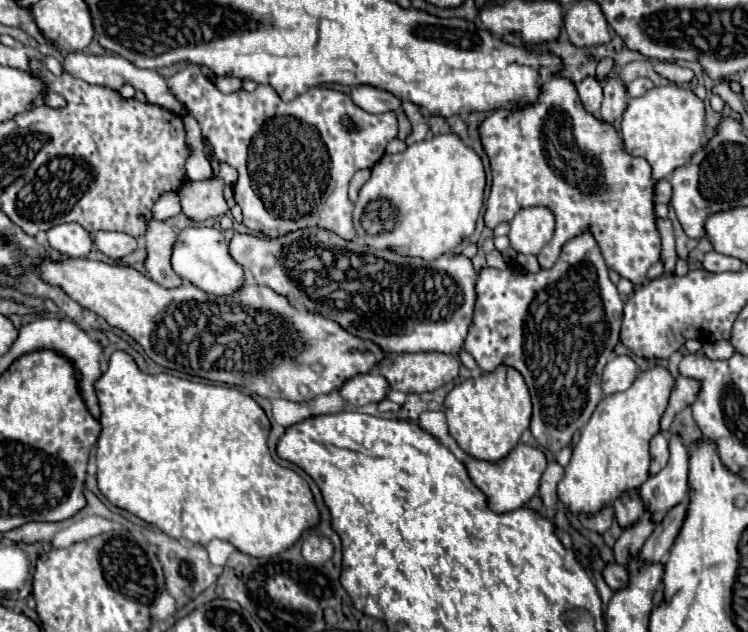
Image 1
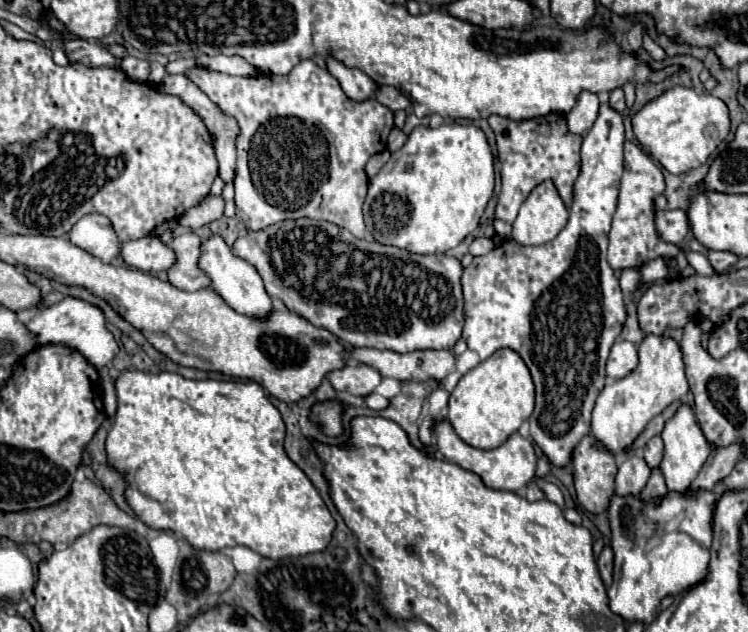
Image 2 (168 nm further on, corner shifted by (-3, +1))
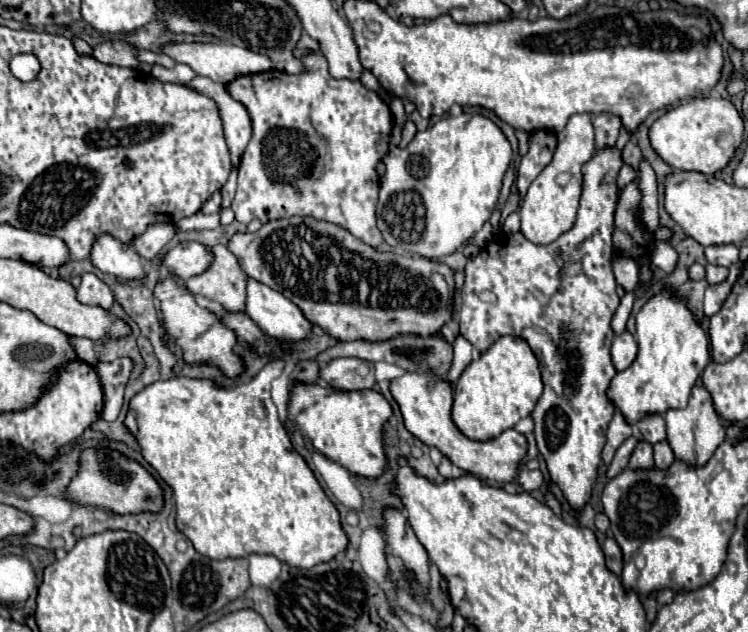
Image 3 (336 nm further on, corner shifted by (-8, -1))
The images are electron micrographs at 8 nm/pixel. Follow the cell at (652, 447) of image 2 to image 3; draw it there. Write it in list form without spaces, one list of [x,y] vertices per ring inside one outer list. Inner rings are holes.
[[[648,415],[648,419],[642,419],[636,427],[638,427],[642,439],[648,441],[650,445],[666,441],[666,429],[664,429],[664,417],[662,415]]]

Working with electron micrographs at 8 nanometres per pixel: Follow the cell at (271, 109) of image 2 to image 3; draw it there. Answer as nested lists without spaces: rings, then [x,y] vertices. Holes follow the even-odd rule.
[[[306,53],[302,55],[302,63],[304,63],[304,69],[302,73],[298,75],[288,75],[288,73],[282,73],[282,71],[266,71],[266,73],[260,73],[260,75],[244,75],[244,77],[238,77],[234,81],[228,83],[228,93],[232,99],[236,99],[238,103],[242,103],[252,119],[252,139],[242,155],[242,161],[240,161],[240,167],[238,167],[238,189],[236,189],[236,197],[232,201],[232,211],[236,213],[236,221],[248,225],[250,221],[258,219],[260,223],[268,223],[268,221],[274,221],[274,219],[284,219],[284,217],[294,217],[294,215],[300,215],[300,217],[314,217],[314,219],[322,219],[322,221],[332,221],[336,225],[342,225],[344,229],[348,229],[354,237],[362,239],[364,243],[372,245],[372,247],[378,247],[382,243],[382,235],[376,227],[376,199],[378,199],[378,175],[376,175],[376,165],[380,163],[380,159],[388,153],[388,143],[390,143],[390,133],[392,133],[392,113],[390,113],[390,107],[386,101],[380,99],[380,95],[376,95],[374,91],[368,91],[360,81],[350,81],[350,79],[332,79],[330,73],[328,73],[328,63],[324,59],[322,53]],[[310,107],[310,119],[312,119],[312,127],[316,127],[316,131],[320,131],[320,135],[324,135],[324,139],[328,139],[328,155],[326,153],[318,153],[316,145],[312,145],[308,141],[308,133],[304,129],[300,129],[298,125],[294,125],[294,121],[300,121],[300,115],[298,111]]]

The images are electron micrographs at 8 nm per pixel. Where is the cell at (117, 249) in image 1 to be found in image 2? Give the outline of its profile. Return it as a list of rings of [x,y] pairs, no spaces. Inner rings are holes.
[[[143,237],[125,243],[121,247],[121,257],[127,265],[145,273],[169,271],[171,265],[175,265],[175,251],[159,237]]]

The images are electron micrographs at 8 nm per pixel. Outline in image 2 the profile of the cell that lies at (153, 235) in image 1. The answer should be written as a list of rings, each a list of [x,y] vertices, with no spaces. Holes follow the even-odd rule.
[[[185,233],[171,239],[171,247],[177,255],[177,263],[167,271],[169,283],[183,291],[199,291],[211,287],[211,279],[199,269],[199,249],[203,239],[195,233]]]

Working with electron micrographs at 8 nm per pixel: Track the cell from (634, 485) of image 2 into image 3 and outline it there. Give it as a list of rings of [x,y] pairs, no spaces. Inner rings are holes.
[[[640,441],[636,451],[632,453],[630,457],[630,469],[634,471],[646,471],[646,469],[652,469],[654,467],[654,459],[652,459],[652,445],[650,443],[644,443]]]

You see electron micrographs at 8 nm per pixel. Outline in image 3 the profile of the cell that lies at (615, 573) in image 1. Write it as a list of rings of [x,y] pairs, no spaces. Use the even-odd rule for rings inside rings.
[[[608,537],[602,545],[602,551],[604,551],[604,557],[606,557],[606,567],[614,575],[620,575],[620,571],[622,571],[622,551],[620,551],[618,543],[612,537]]]

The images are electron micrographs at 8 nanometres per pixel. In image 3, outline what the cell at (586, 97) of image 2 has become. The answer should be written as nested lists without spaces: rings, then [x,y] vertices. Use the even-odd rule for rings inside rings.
[[[590,113],[572,115],[568,125],[558,133],[558,147],[554,151],[554,159],[534,179],[518,211],[522,221],[522,233],[528,241],[538,245],[548,245],[556,241],[562,233],[572,229],[578,213],[578,199],[582,193],[580,169],[594,151],[596,151],[596,139],[594,139],[592,115]]]

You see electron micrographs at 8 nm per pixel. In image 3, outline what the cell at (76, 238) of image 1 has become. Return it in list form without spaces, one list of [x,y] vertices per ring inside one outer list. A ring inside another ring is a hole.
[[[100,233],[94,239],[88,259],[96,269],[110,273],[122,281],[132,281],[132,279],[144,277],[142,257],[128,245],[120,243],[110,233]]]

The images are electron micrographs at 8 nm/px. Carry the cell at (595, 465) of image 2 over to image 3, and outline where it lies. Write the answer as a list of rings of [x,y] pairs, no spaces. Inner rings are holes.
[[[614,413],[610,425],[608,425],[608,433],[606,433],[606,445],[602,451],[602,461],[608,465],[614,459],[616,449],[622,445],[624,439],[628,439],[634,433],[634,429],[624,421],[624,417],[620,413]]]

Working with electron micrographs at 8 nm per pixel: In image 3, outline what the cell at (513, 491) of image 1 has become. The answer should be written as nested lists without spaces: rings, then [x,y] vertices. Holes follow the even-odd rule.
[[[408,371],[408,373],[404,373],[402,377],[394,379],[392,385],[390,385],[390,391],[392,391],[394,399],[396,399],[398,405],[400,405],[400,411],[402,411],[406,429],[408,429],[414,437],[418,437],[420,441],[424,441],[426,445],[434,445],[434,447],[436,447],[442,455],[446,455],[456,467],[460,467],[460,469],[464,469],[464,471],[468,471],[468,473],[474,473],[474,475],[478,475],[478,477],[482,477],[482,479],[490,479],[490,481],[496,481],[496,483],[512,483],[512,481],[518,477],[518,467],[522,465],[522,461],[524,461],[524,457],[526,457],[526,453],[528,453],[528,441],[526,441],[526,437],[524,437],[522,433],[514,431],[514,429],[508,429],[508,431],[504,431],[500,437],[496,437],[496,439],[492,439],[492,441],[472,441],[472,439],[468,439],[466,435],[462,435],[462,433],[458,431],[458,427],[454,425],[452,415],[450,415],[450,413],[452,413],[452,385],[446,383],[446,381],[440,381],[434,389],[428,389],[428,387],[426,387],[428,377],[430,377],[430,373],[424,373],[424,371],[418,371],[418,373],[410,373],[410,371]]]

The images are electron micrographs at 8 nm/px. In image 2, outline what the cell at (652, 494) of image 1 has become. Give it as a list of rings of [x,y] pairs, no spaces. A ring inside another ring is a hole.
[[[681,403],[681,407],[675,411],[675,415],[665,421],[665,429],[661,431],[661,439],[665,443],[661,471],[665,475],[667,489],[669,491],[685,491],[693,483],[693,479],[697,477],[699,469],[703,467],[703,463],[707,461],[707,457],[711,453],[711,445],[705,439],[699,423],[695,419],[695,413],[687,403]]]

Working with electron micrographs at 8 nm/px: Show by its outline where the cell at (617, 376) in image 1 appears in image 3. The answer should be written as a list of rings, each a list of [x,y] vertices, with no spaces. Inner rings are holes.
[[[624,331],[622,335],[616,335],[612,343],[612,365],[616,367],[616,371],[628,369],[636,359],[636,355],[638,355],[636,339],[628,331]]]

